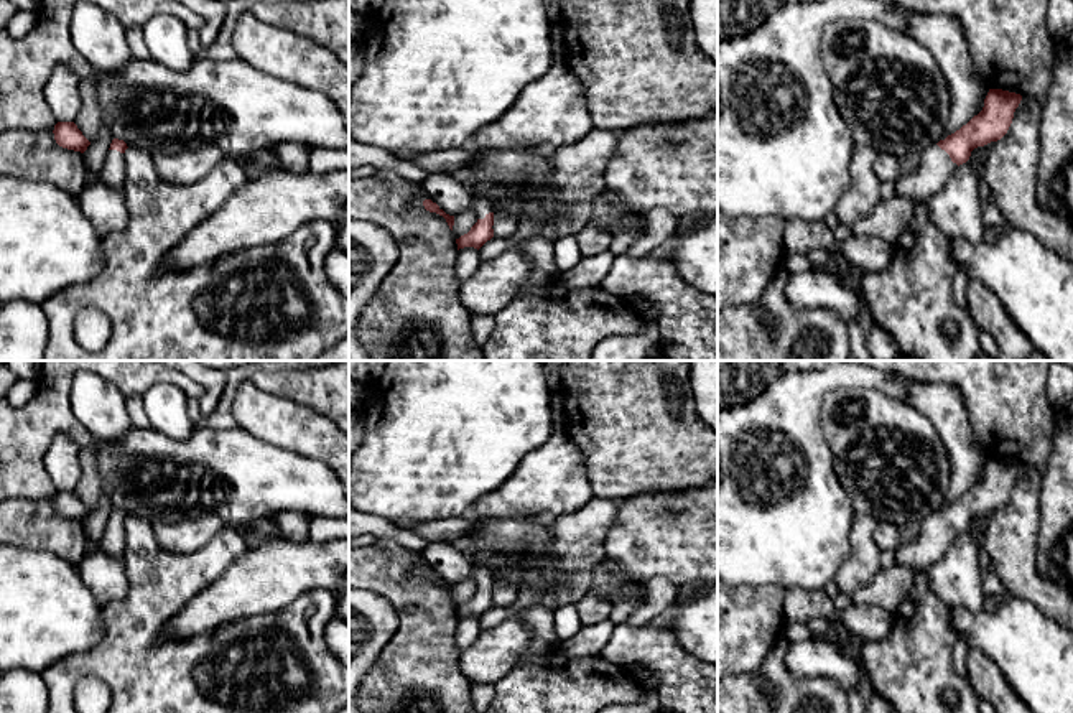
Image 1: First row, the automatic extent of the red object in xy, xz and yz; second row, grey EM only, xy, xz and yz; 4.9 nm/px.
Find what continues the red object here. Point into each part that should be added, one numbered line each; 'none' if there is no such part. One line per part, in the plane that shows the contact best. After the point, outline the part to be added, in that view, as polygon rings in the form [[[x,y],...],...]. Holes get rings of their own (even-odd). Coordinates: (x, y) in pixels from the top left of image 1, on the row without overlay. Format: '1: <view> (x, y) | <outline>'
none

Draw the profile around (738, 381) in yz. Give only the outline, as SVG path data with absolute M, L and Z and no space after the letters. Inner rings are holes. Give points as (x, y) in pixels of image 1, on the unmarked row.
M718 361L718 408L757 398L782 370L780 361Z

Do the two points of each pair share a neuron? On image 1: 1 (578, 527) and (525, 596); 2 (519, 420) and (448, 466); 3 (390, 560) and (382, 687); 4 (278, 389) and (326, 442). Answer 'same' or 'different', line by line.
1: same
2: same
3: same
4: different

